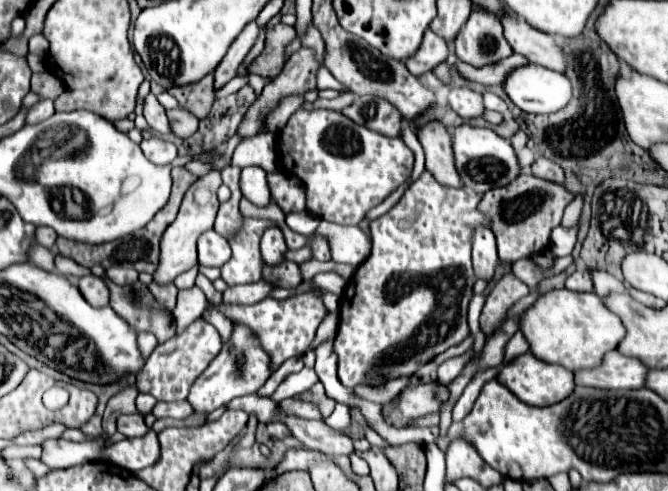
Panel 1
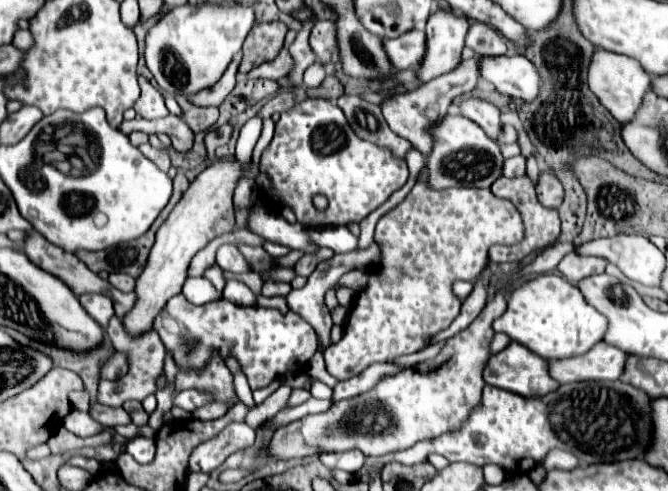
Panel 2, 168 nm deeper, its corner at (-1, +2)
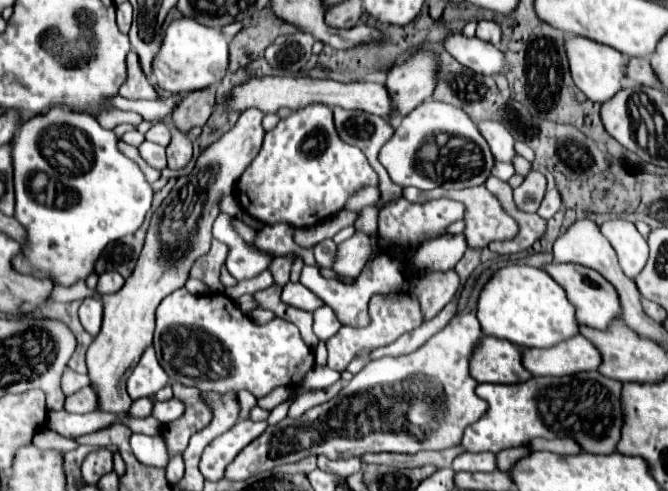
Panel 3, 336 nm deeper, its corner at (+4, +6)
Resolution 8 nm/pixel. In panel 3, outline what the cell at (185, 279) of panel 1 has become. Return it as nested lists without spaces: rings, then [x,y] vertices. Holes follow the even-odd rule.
[[[214,240],[210,252],[200,256],[194,262],[194,266],[190,270],[190,276],[202,280],[208,288],[212,288],[210,292],[224,292],[224,286],[220,284],[220,266],[224,264],[226,254],[228,254],[228,246]]]

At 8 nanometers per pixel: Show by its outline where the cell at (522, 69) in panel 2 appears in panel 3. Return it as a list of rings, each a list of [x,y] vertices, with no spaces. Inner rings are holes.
[[[450,32],[444,38],[444,48],[450,52],[462,66],[480,72],[480,74],[498,74],[504,68],[504,54],[486,44],[484,40],[466,38],[462,32]]]

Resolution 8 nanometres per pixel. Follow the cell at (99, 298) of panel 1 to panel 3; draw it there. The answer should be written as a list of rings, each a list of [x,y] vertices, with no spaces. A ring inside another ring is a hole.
[[[86,298],[80,306],[80,322],[84,326],[84,330],[92,336],[96,336],[100,332],[100,324],[102,324],[102,302],[98,298]]]

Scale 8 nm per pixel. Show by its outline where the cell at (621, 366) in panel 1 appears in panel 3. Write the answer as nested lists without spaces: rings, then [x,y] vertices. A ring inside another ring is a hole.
[[[582,334],[556,344],[554,348],[522,348],[522,360],[532,376],[564,376],[596,370],[602,362],[596,346]]]

